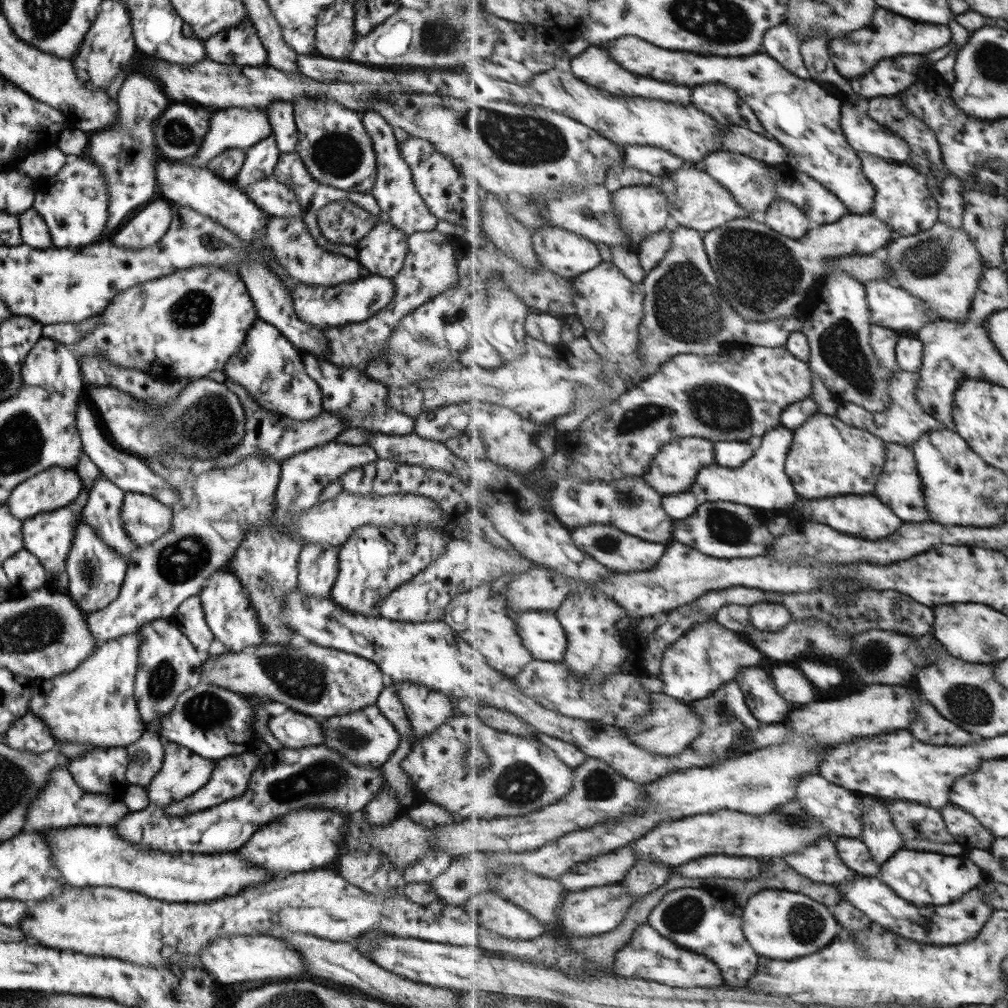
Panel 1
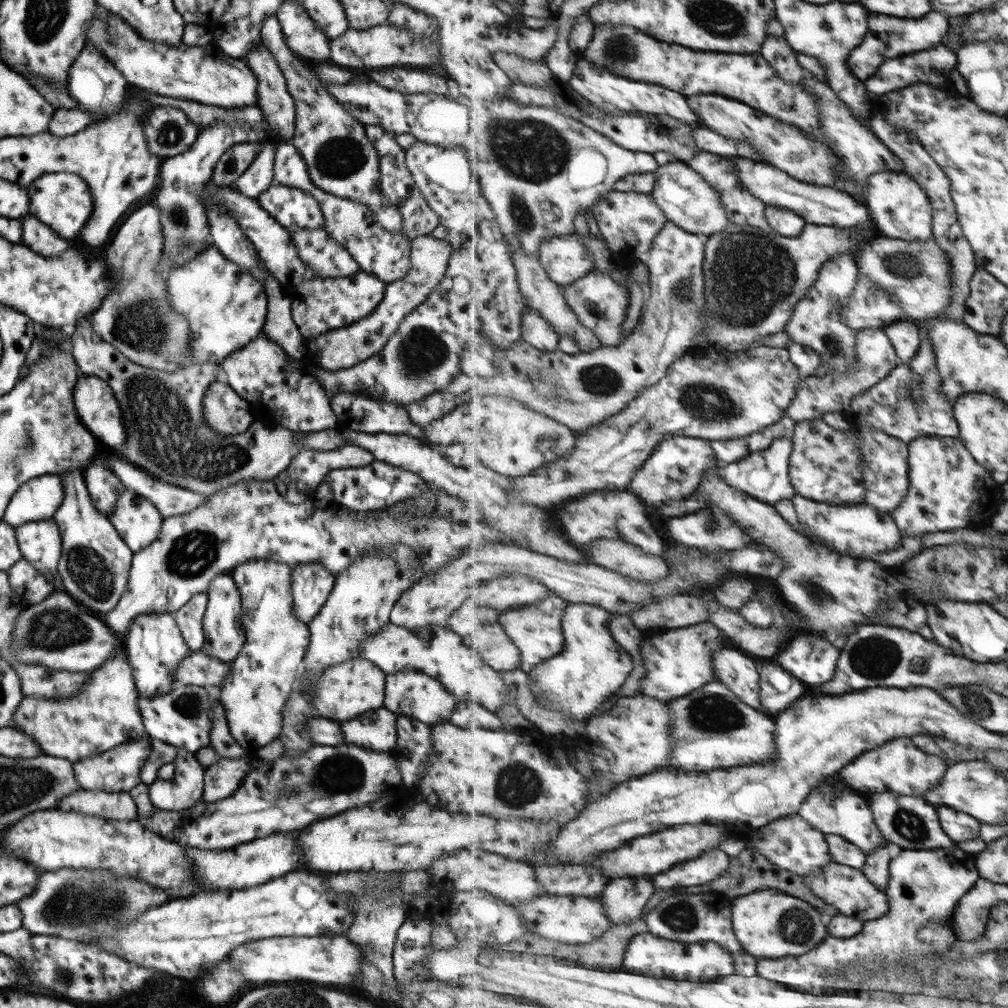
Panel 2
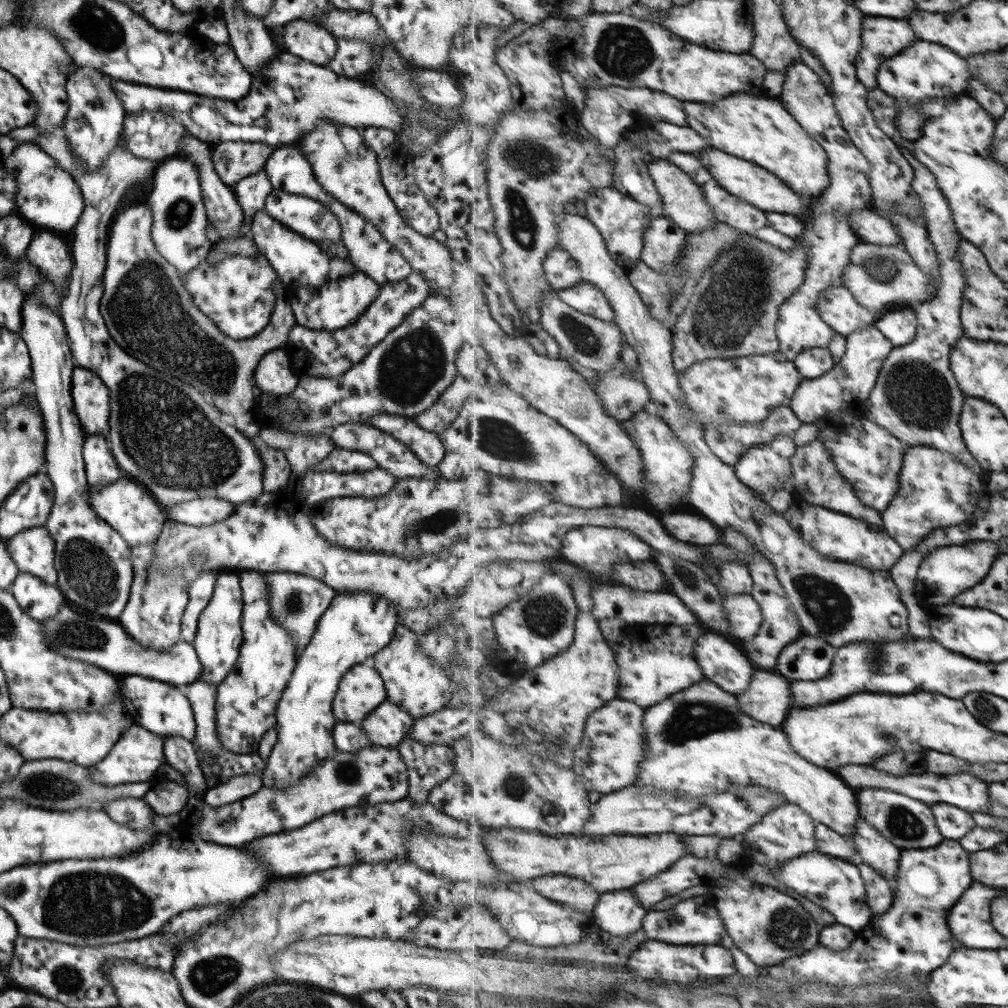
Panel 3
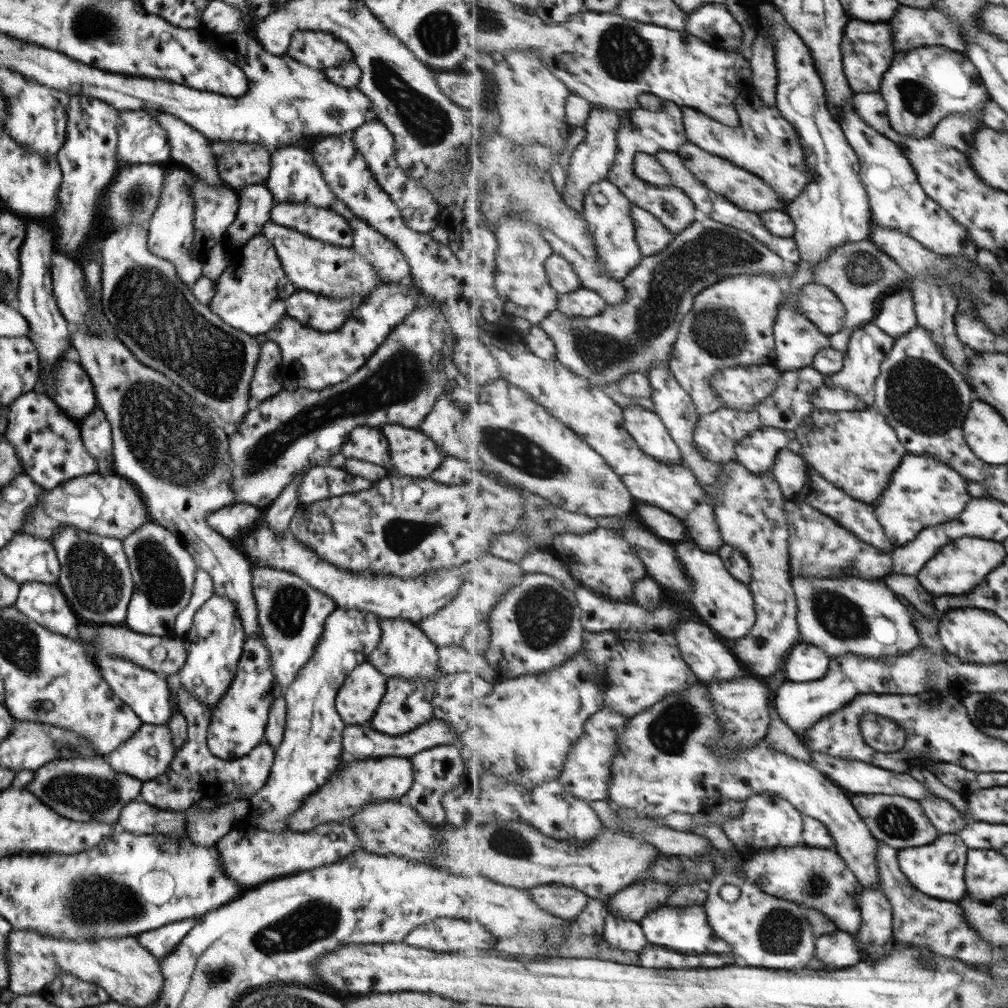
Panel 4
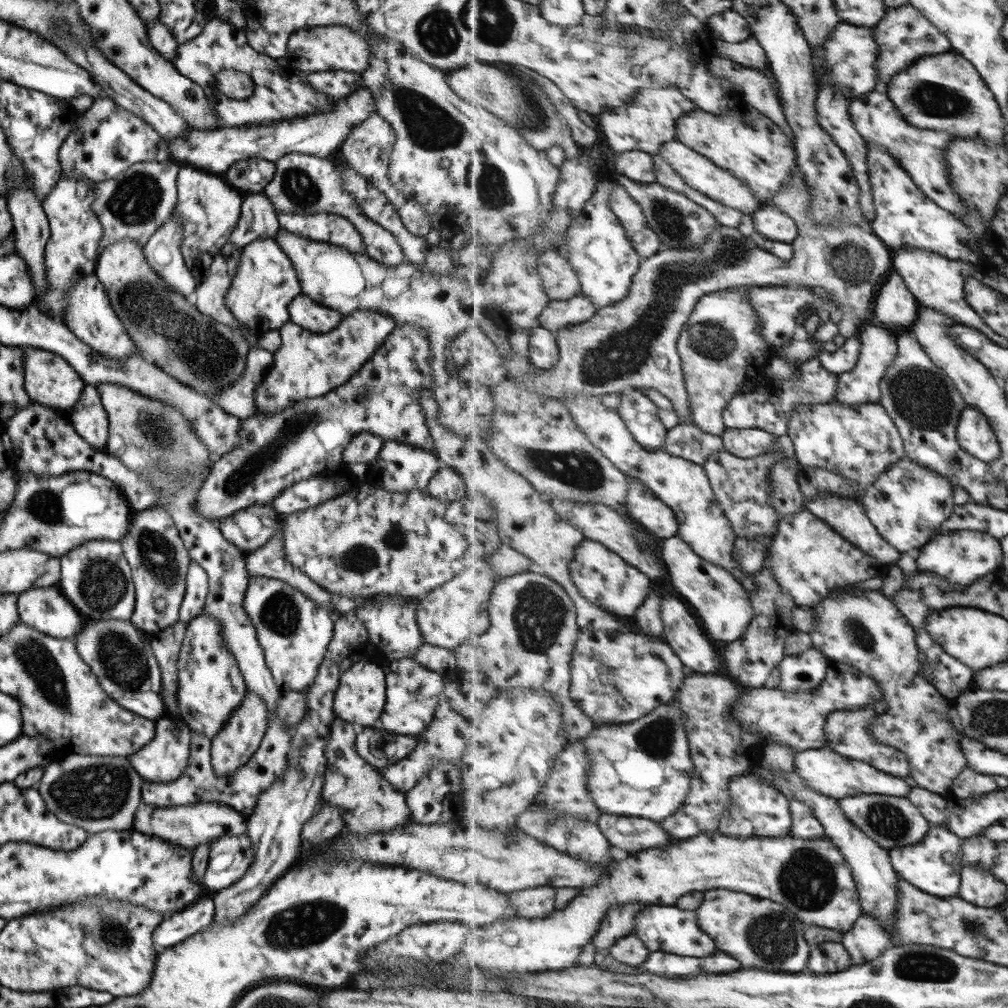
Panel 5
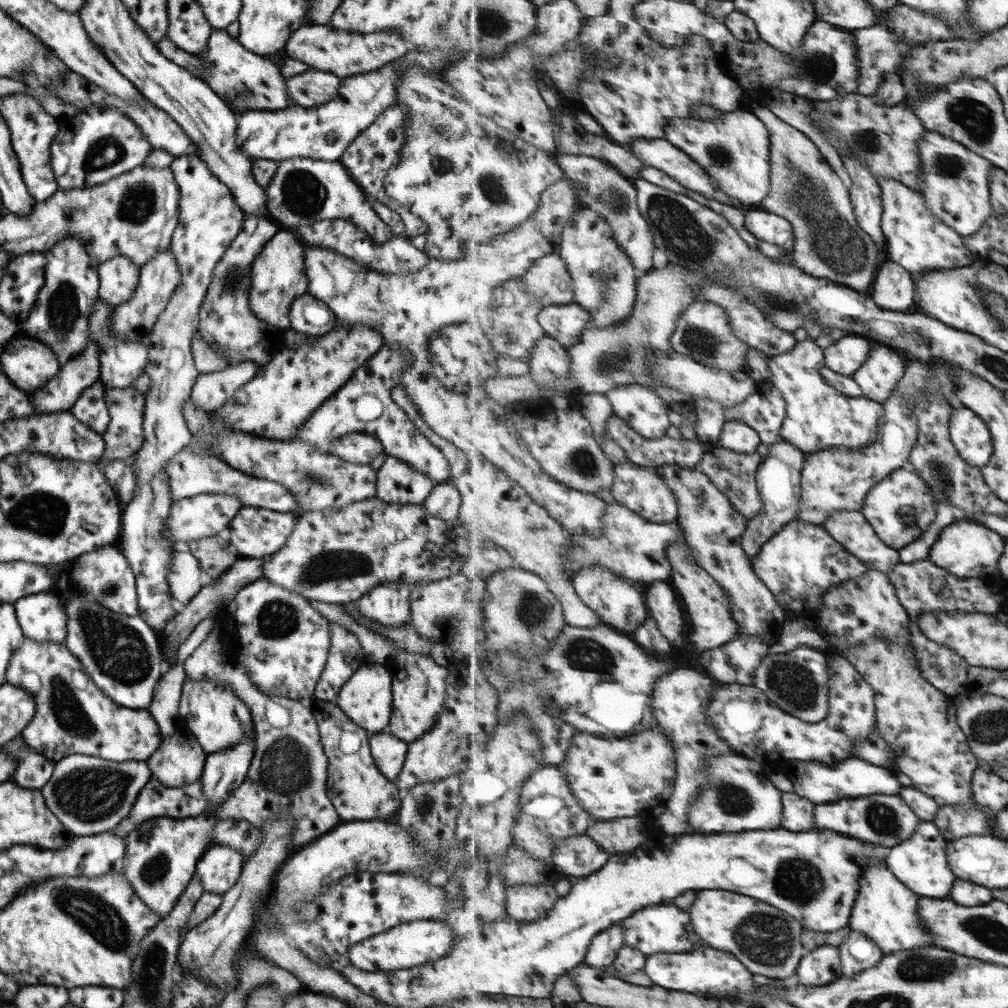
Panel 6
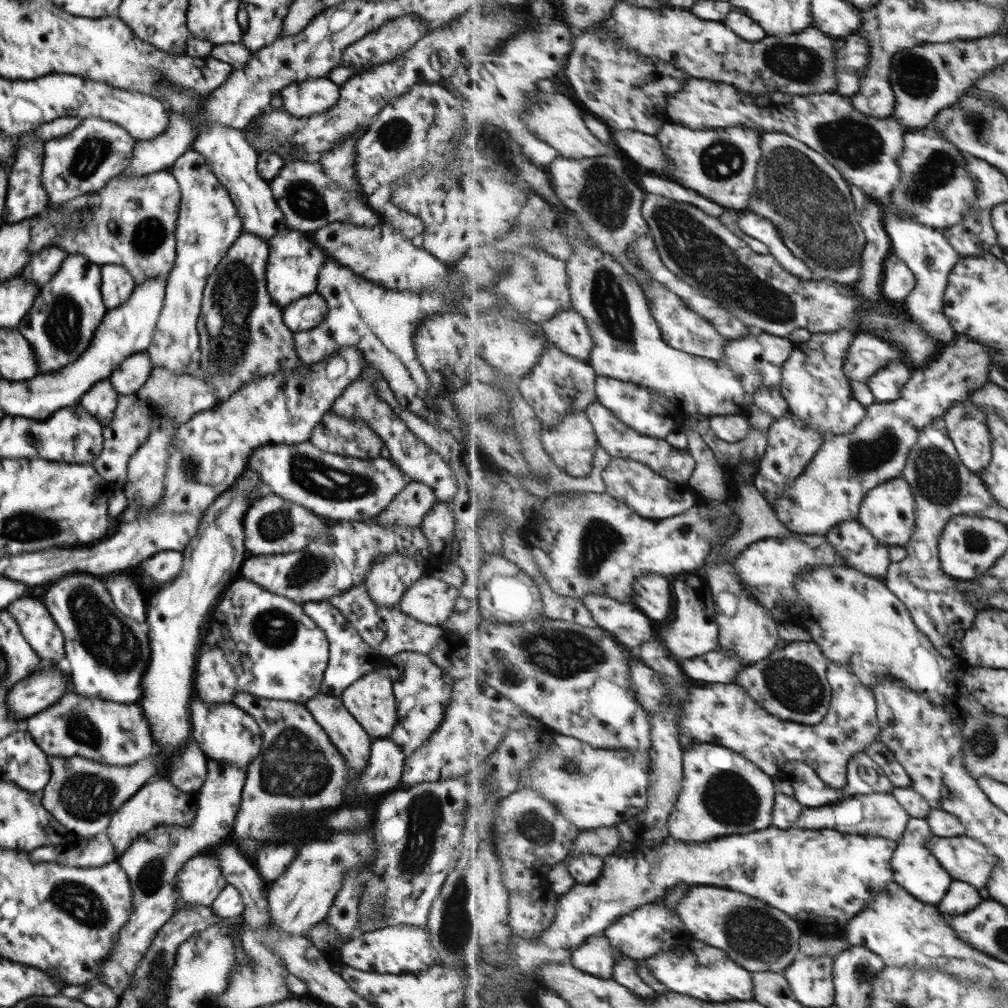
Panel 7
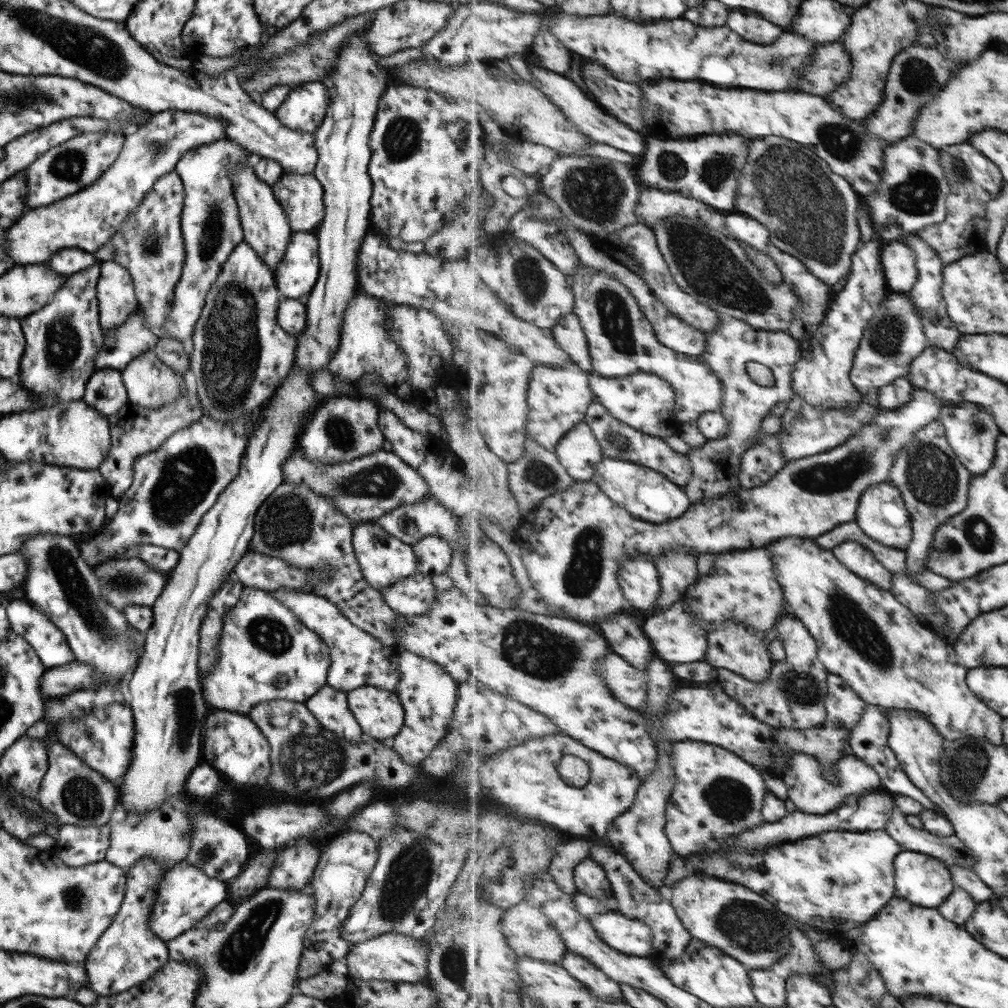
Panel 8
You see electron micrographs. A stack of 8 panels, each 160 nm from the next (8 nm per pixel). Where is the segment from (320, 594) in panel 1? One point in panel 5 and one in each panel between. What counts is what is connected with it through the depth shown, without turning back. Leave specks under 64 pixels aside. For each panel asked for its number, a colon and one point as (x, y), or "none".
2: (310, 584)
3: (296, 601)
4: (290, 614)
5: (293, 631)

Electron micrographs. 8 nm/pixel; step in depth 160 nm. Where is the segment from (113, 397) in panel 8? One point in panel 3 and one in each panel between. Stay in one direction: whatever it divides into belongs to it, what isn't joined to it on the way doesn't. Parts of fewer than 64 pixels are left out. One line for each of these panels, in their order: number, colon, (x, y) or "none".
3: (100, 469)
4: (94, 430)
5: (88, 418)
6: (89, 408)
7: (100, 400)

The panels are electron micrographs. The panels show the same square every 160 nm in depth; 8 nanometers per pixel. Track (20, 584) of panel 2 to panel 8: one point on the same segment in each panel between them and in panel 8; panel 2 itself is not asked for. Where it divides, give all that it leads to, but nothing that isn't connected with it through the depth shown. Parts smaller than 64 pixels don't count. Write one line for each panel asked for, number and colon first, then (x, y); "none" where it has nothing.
3: (39, 600)
4: (46, 605)
5: (45, 609)
6: (40, 617)
7: (33, 620)
8: (49, 643)

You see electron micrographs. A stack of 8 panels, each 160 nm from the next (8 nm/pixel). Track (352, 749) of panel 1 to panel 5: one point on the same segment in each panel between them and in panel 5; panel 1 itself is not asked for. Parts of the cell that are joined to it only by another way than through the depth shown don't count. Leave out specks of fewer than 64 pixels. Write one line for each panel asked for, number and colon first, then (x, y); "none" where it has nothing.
2: (374, 730)
3: (385, 726)
4: (405, 705)
5: (412, 691)

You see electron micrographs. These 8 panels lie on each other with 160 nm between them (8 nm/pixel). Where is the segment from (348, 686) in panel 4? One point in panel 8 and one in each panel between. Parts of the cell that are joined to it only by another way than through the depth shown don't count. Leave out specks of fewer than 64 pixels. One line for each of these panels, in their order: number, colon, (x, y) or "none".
5: (359, 697)
6: (366, 697)
7: (370, 701)
8: (379, 713)

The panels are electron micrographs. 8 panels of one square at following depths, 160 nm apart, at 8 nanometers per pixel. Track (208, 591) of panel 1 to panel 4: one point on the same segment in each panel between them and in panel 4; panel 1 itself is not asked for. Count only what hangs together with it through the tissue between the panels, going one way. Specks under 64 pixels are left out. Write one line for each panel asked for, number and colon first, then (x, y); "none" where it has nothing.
2: (223, 636)
3: (216, 642)
4: (213, 645)

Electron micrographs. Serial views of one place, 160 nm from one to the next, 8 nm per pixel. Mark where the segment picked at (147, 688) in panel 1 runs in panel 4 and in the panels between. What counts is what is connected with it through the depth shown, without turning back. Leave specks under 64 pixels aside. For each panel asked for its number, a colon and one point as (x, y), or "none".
2: (153, 644)
3: (151, 615)
4: (162, 571)

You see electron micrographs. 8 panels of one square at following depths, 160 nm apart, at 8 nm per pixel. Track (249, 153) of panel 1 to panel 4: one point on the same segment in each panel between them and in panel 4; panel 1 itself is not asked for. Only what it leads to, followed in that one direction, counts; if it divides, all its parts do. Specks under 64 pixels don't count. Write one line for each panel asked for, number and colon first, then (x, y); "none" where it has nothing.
2: (257, 177)
3: (250, 192)
4: (254, 201)

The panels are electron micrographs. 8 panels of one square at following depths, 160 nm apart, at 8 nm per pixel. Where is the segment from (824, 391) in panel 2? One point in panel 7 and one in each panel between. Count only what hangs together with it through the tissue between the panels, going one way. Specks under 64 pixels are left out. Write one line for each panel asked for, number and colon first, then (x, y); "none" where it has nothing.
3: (849, 385)
4: (853, 388)
5: (879, 347)
6: (878, 377)
7: (886, 385)

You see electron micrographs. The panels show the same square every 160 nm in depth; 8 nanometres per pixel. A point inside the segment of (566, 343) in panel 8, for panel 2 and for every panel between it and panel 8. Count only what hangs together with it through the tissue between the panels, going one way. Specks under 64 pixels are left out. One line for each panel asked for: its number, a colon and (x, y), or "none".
2: (601, 303)
3: (590, 300)
4: (584, 302)
5: (560, 314)
6: (566, 323)
7: (569, 331)

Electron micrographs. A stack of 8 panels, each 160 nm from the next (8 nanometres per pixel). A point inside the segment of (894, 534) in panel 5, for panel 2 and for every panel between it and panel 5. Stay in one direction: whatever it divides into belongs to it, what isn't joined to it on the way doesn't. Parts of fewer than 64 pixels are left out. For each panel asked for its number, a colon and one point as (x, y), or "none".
2: (946, 480)
3: (937, 490)
4: (924, 492)

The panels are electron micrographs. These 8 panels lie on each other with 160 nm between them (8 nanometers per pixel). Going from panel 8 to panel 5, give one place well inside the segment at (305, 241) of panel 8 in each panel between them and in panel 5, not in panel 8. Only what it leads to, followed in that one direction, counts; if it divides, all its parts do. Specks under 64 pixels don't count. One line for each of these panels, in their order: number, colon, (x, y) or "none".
5: (264, 283)
6: (277, 277)
7: (293, 261)

